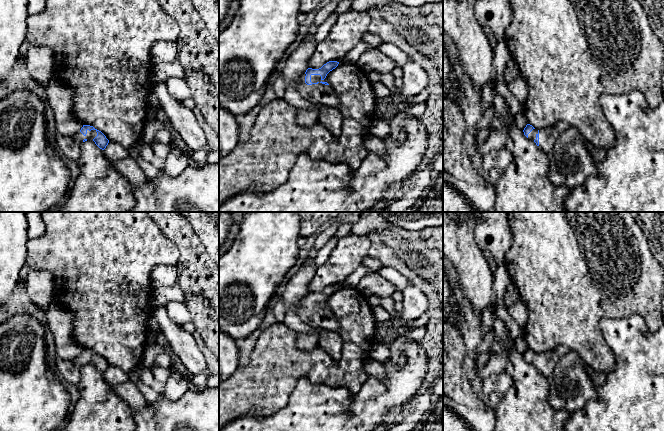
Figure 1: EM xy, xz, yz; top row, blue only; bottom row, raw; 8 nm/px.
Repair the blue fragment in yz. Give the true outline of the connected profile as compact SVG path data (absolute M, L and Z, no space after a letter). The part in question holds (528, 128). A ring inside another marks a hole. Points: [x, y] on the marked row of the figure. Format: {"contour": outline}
{"contour": "M527 124L523 132L528 139L533 140L540 150L546 154L551 151L559 135L554 126L538 130Z"}

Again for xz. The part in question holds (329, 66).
{"contour": "M329 61L319 69L308 68L297 82L297 89L301 95L314 104L339 109L338 98L334 95L332 87L323 81L338 64L337 61Z"}

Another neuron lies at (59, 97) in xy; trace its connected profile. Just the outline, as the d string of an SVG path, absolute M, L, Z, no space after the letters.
M53 76L45 88L48 111L56 122L56 131L65 136L74 136L83 123L71 116L74 91L60 79Z

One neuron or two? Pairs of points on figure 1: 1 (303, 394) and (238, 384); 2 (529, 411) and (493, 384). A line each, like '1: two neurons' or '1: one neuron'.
1: two neurons
2: two neurons

